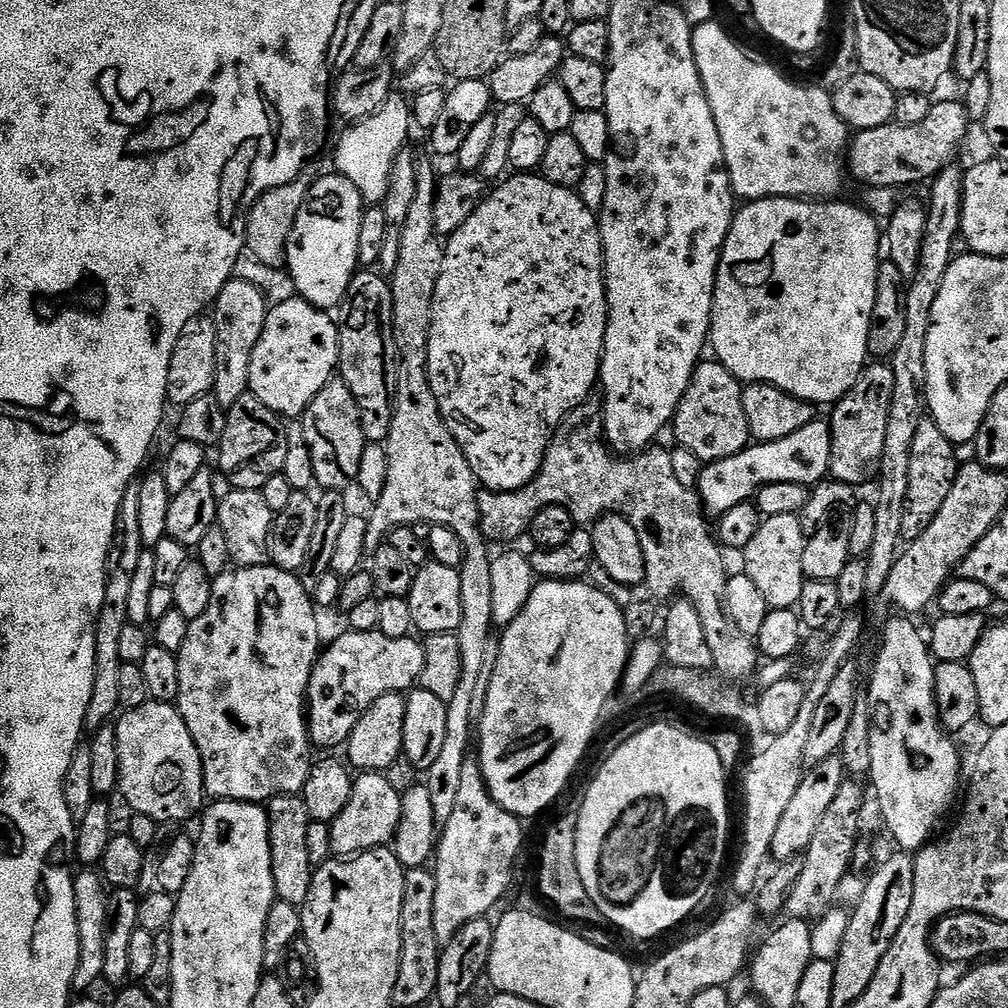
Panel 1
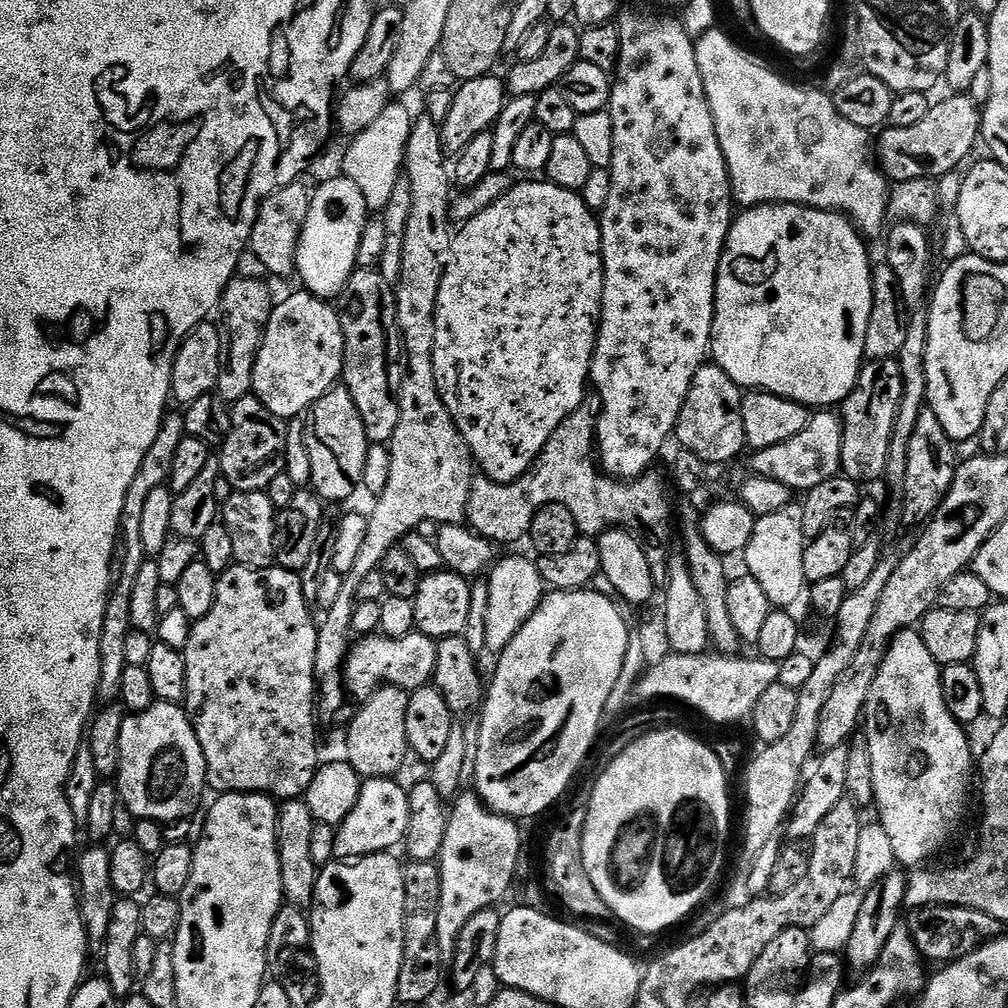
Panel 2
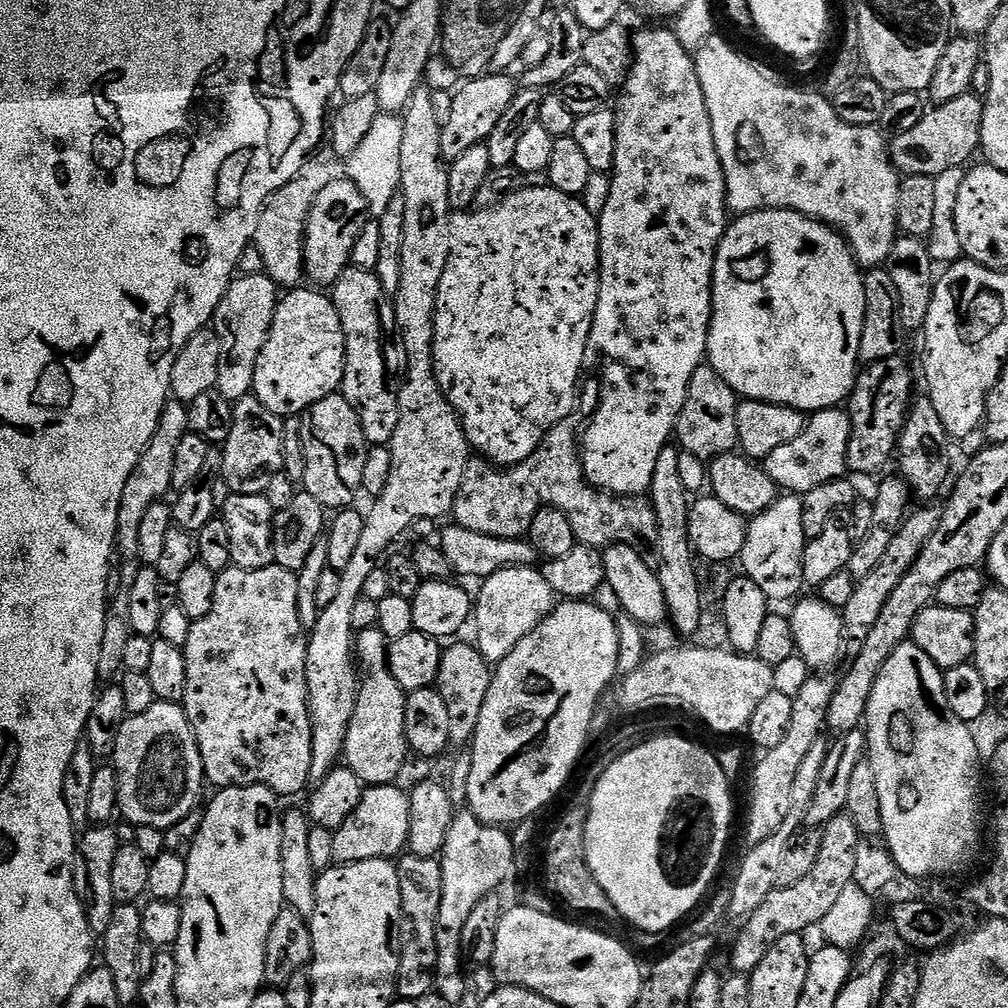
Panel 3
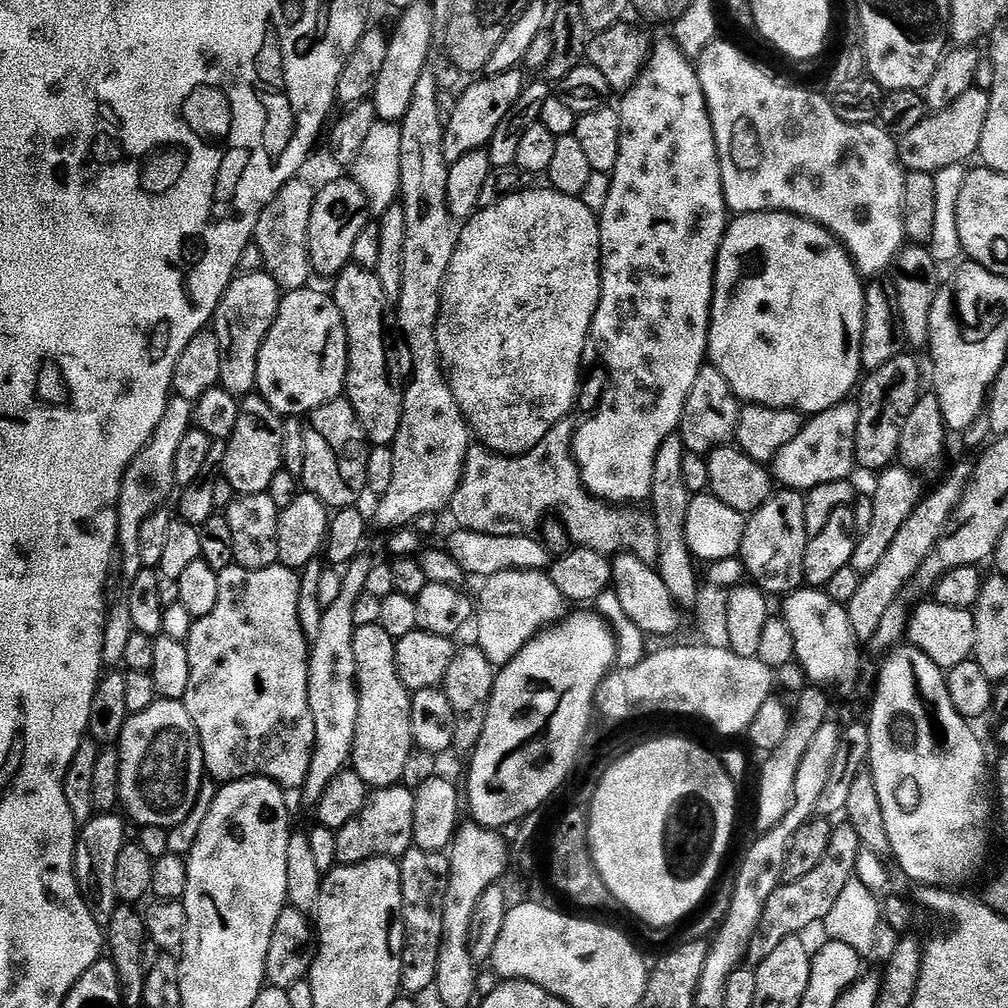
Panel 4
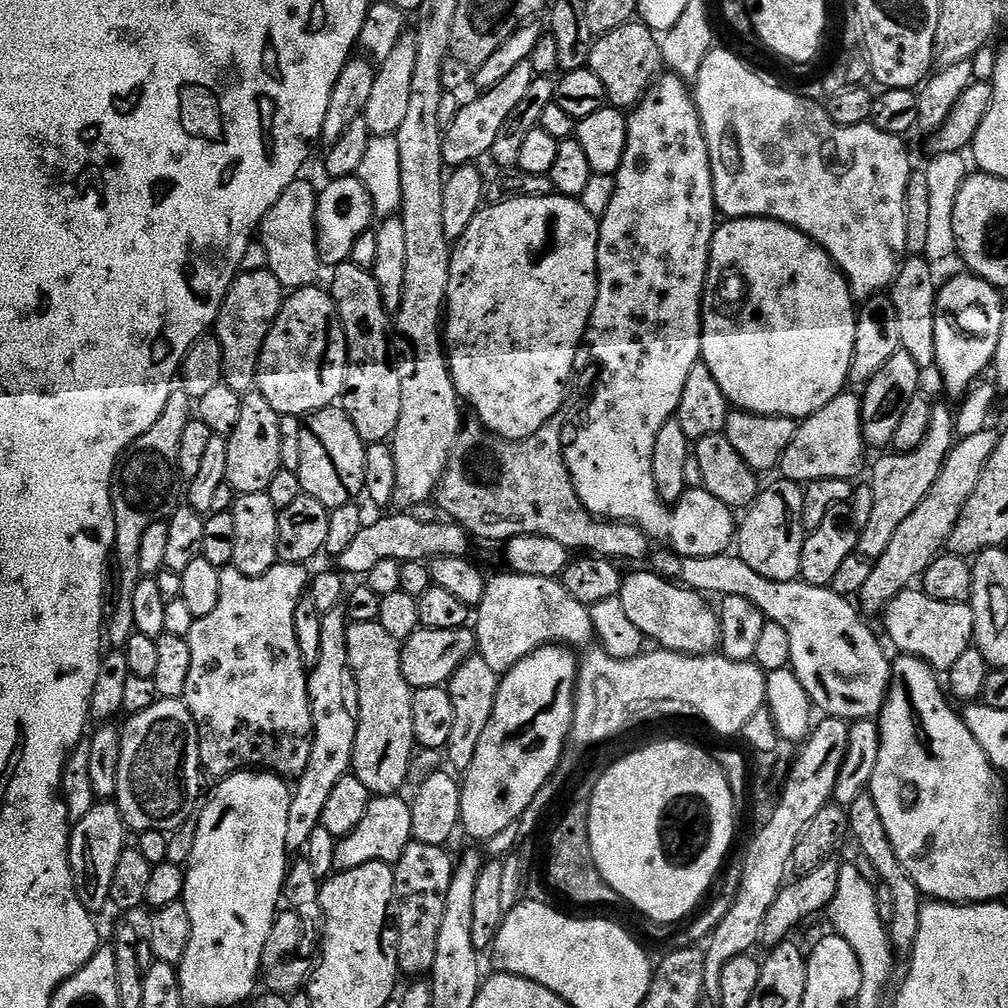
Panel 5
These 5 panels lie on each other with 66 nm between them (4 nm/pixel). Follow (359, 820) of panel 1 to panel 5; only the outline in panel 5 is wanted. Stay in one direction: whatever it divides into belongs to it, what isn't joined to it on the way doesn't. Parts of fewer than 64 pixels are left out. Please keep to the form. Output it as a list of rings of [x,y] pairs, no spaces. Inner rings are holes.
[[[403,795],[394,796],[373,796],[370,806],[366,806],[366,814],[362,814],[362,822],[350,830],[350,834],[339,837],[334,850],[333,873],[354,870],[358,866],[366,866],[366,862],[382,862],[395,866],[403,856],[412,839],[412,805],[407,799],[403,800]]]

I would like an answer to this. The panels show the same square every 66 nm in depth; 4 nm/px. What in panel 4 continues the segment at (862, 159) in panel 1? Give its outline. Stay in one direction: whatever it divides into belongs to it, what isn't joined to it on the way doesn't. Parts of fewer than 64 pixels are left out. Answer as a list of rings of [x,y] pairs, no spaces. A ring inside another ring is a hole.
[[[979,86],[968,88],[954,102],[950,102],[950,106],[946,106],[940,112],[932,112],[925,115],[922,122],[918,122],[918,126],[914,126],[914,130],[910,130],[910,134],[899,137],[898,151],[900,154],[900,163],[908,172],[924,171],[931,174],[942,170],[944,167],[954,164],[965,163],[967,156],[975,157],[977,155],[980,139],[982,138],[982,130],[984,123],[988,117],[990,110],[990,95],[987,91],[984,92]]]

